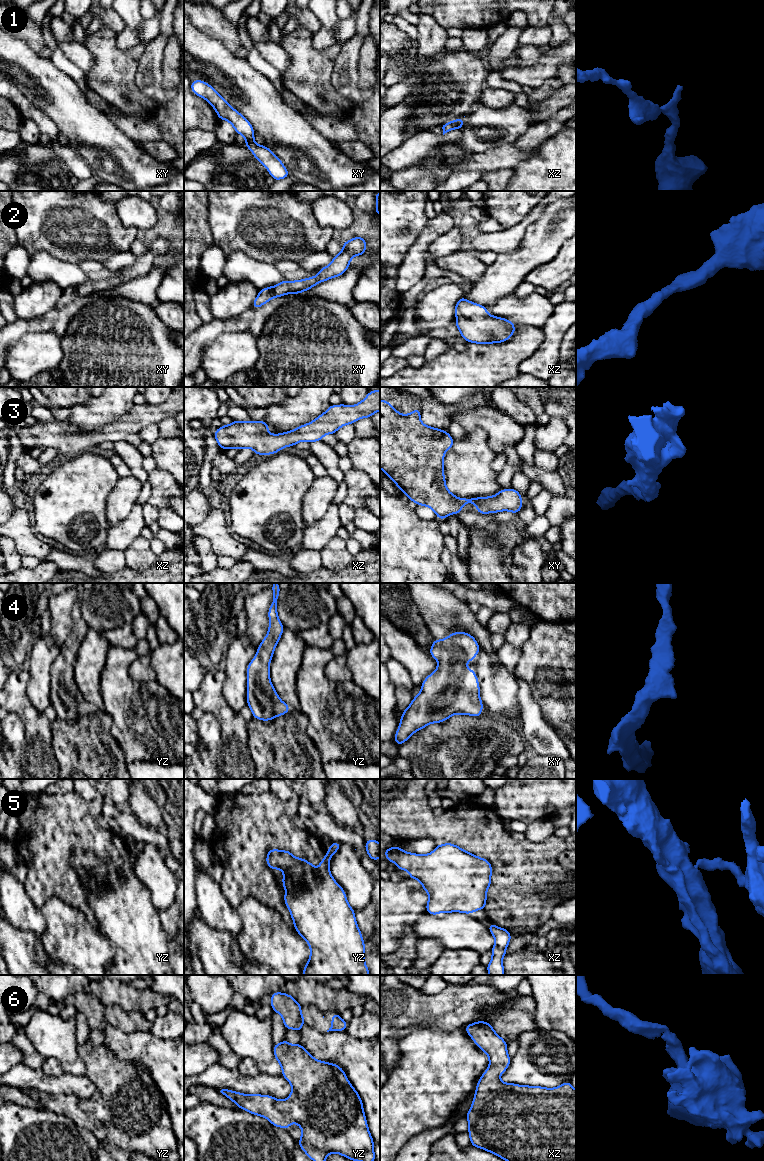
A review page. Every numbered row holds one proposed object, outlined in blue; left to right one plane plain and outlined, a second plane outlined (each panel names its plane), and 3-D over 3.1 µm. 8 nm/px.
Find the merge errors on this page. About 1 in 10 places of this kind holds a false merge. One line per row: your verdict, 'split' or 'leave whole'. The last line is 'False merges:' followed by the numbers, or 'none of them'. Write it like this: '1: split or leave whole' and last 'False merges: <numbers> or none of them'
1: leave whole
2: leave whole
3: leave whole
4: leave whole
5: split
6: leave whole
False merges: 5

